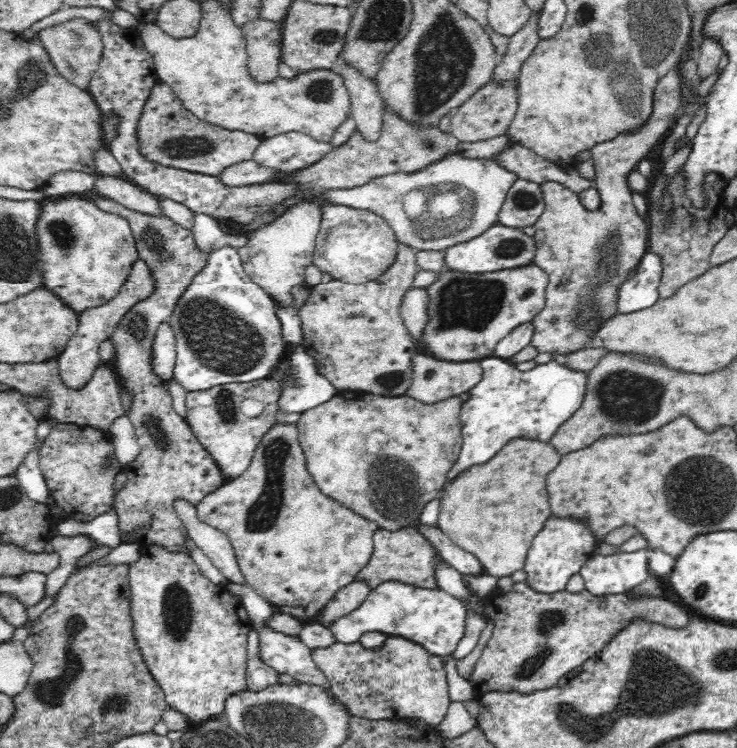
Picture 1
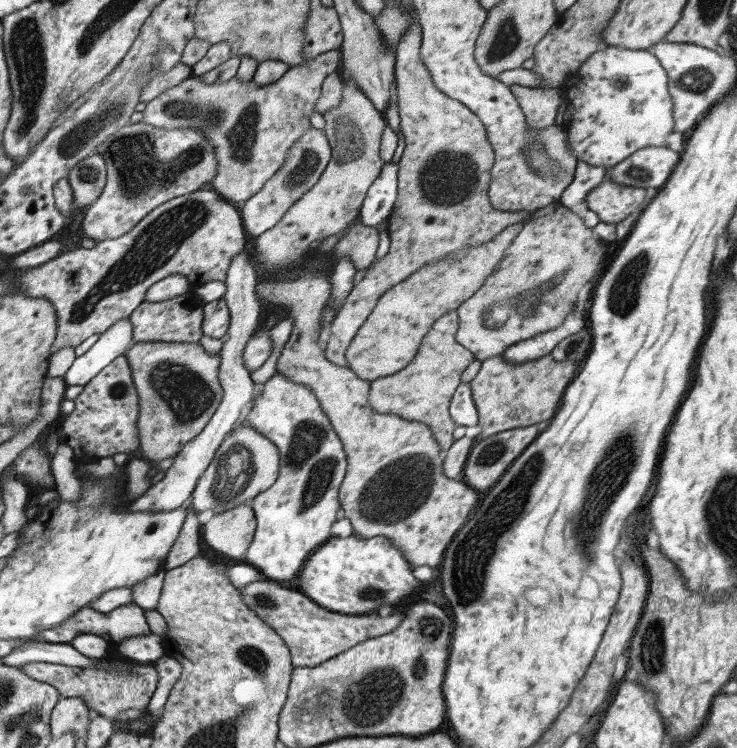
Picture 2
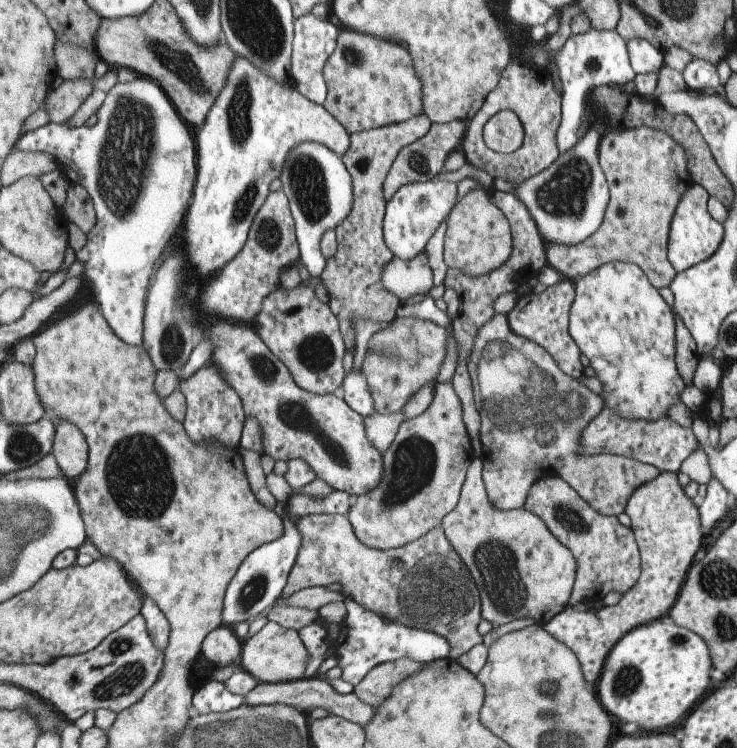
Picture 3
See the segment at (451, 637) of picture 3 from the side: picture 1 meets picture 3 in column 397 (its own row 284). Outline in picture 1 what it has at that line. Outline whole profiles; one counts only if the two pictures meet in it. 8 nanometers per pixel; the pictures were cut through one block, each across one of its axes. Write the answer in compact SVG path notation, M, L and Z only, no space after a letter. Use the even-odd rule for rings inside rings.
M678 66L674 70L670 70L666 76L662 76L662 80L658 80L658 86L654 90L654 108L652 114L648 116L648 120L628 132L620 132L614 140L606 140L604 144L594 146L592 152L592 164L596 166L598 178L594 182L594 186L600 192L602 198L602 206L594 212L590 212L588 208L584 208L578 192L572 192L570 188L566 188L566 184L560 182L542 182L542 192L544 192L544 212L536 222L536 242L538 242L538 254L536 254L536 262L534 266L542 268L550 282L546 286L546 306L542 308L542 312L538 312L532 318L534 324L534 336L530 346L536 350L536 354L550 354L552 358L568 358L570 354L578 352L578 350L586 350L592 342L594 332L600 330L600 326L610 320L612 316L620 314L618 312L618 298L620 298L620 288L622 284L628 282L628 278L636 272L636 268L640 266L642 258L648 254L648 242L650 242L650 234L648 234L648 222L646 218L642 218L636 210L636 206L632 204L632 190L628 188L628 174L636 168L638 160L644 158L652 146L656 144L658 138L662 138L666 134L668 128L676 126L674 120L678 118L680 110L682 110L682 82L680 82L680 74L678 74Z

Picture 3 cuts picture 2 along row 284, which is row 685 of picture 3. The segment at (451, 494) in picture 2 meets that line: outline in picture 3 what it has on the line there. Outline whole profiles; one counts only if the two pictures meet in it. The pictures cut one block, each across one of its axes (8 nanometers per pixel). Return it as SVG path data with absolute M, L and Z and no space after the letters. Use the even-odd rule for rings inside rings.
M301 678L301 680L295 680L295 682L277 682L277 684L257 684L245 698L243 698L243 706L289 706L289 708L295 708L299 712L311 712L315 708L321 708L321 710L327 710L331 716L337 716L341 720L347 720L347 722L353 722L357 724L359 728L363 728L371 718L373 718L373 710L371 706L359 702L353 692L347 694L347 696L339 696L333 692L333 688L329 686L329 680L325 678Z

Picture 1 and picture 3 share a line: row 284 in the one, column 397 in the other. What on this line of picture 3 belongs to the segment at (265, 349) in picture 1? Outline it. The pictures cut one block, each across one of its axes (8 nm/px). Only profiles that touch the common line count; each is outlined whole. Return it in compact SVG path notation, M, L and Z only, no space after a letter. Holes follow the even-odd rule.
M433 178L429 182L413 182L405 184L395 190L395 194L387 200L383 210L383 244L387 246L389 254L401 260L409 260L415 254L423 252L427 246L427 240L443 228L447 216L455 208L457 200L457 178Z

